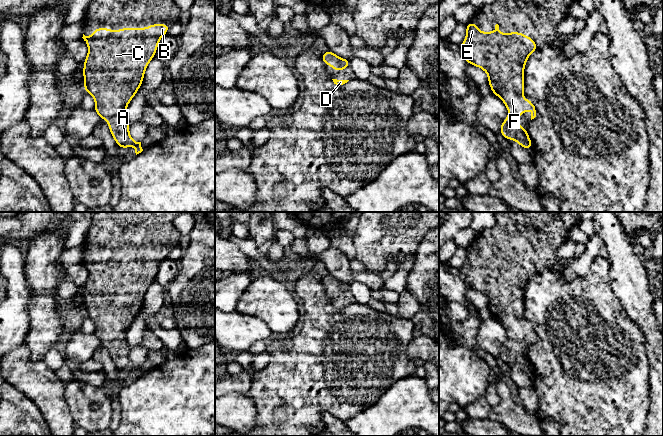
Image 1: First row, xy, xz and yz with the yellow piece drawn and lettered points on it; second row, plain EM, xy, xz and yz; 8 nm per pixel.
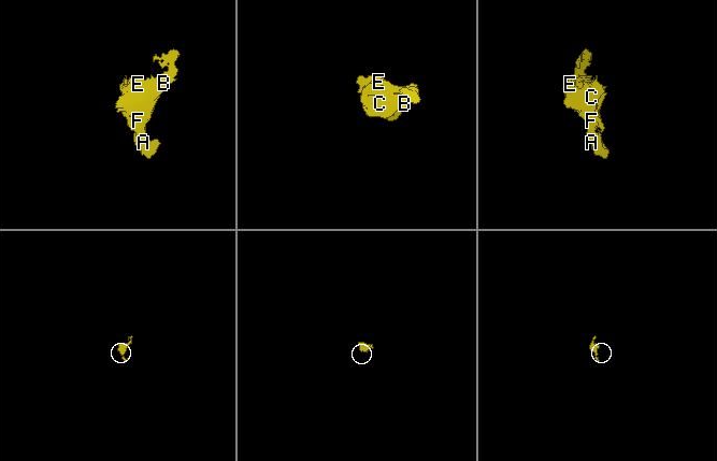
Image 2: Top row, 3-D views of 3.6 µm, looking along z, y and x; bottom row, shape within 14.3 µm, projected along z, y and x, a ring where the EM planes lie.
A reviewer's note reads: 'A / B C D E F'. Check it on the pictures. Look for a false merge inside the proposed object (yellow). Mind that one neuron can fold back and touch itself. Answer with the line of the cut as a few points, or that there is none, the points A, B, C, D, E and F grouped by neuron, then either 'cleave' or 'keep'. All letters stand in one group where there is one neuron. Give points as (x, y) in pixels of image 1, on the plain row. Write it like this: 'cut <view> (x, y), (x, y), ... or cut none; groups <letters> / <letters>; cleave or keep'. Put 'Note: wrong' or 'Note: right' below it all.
cut none; groups A B C D E F; keep
Note: wrong

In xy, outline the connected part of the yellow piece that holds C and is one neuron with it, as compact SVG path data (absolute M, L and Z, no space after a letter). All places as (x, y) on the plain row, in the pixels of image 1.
M150 248L147 252L120 252L116 256L109 252L95 252L92 260L83 263L89 272L84 285L83 314L95 324L94 335L101 344L108 345L108 351L115 366L124 373L134 370L136 379L143 375L141 366L136 366L129 358L130 346L126 332L137 318L149 286L156 278L160 263L167 258L170 248Z

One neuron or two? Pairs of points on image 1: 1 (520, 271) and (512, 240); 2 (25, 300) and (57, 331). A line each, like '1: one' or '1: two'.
1: one
2: two

